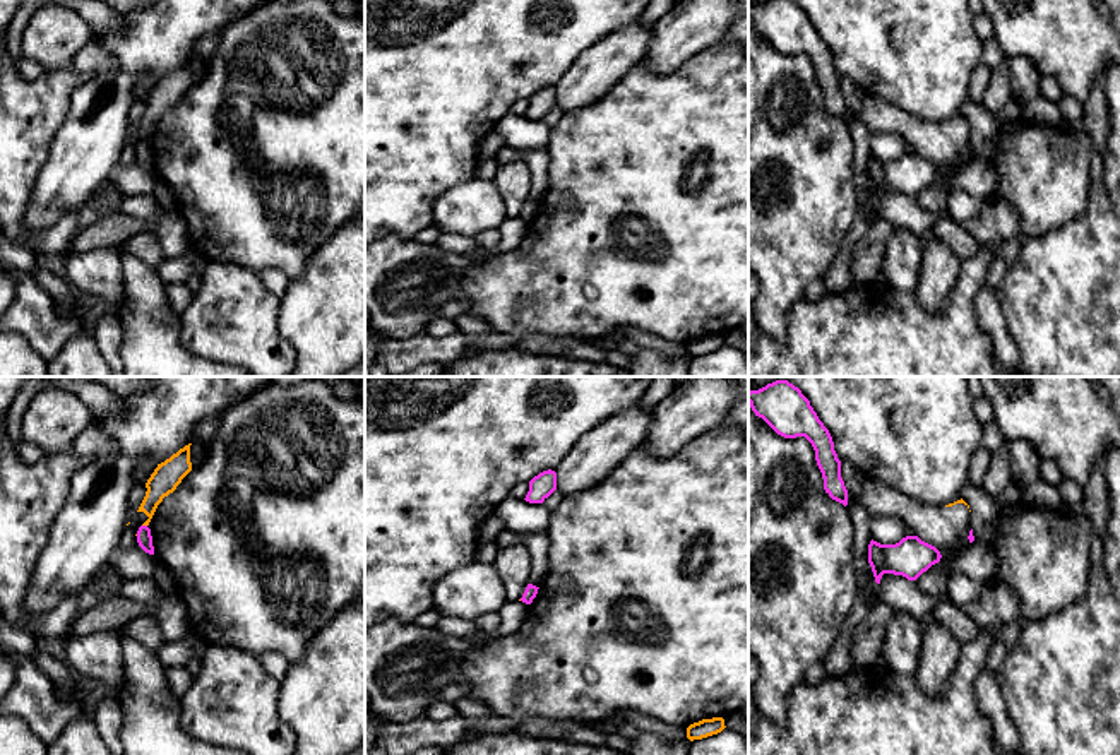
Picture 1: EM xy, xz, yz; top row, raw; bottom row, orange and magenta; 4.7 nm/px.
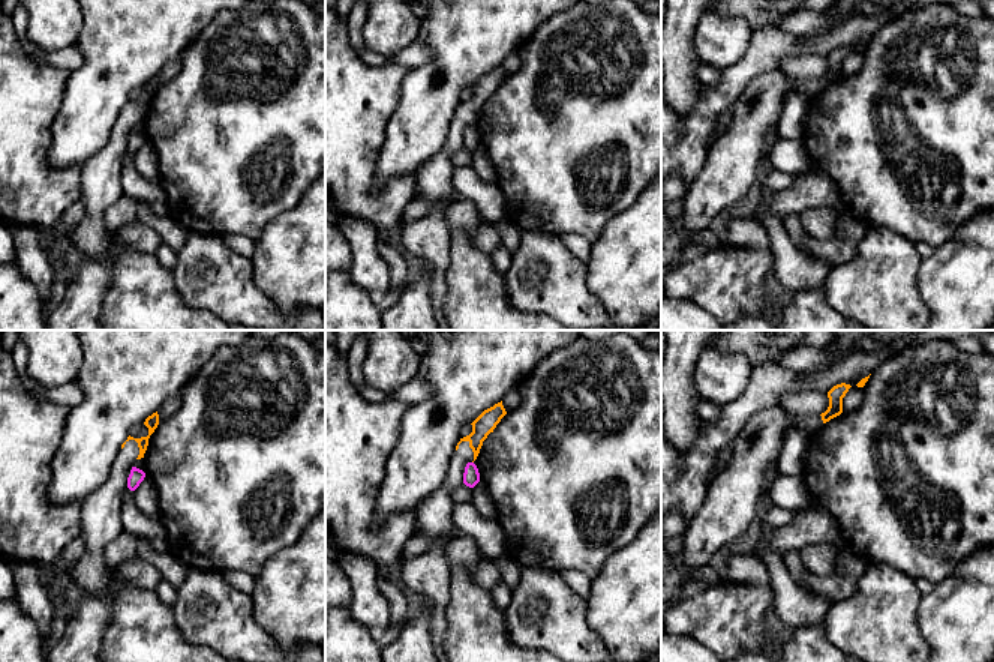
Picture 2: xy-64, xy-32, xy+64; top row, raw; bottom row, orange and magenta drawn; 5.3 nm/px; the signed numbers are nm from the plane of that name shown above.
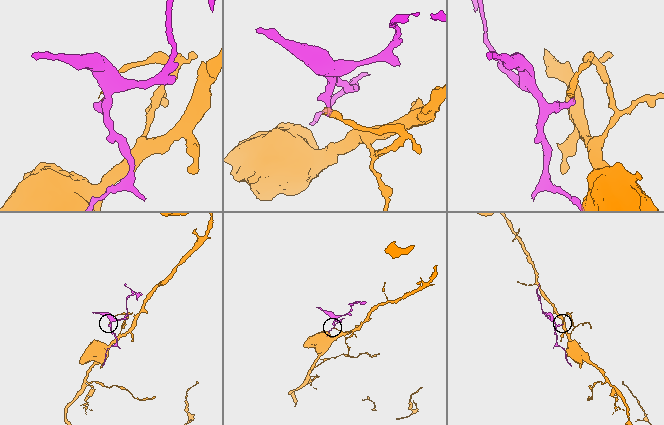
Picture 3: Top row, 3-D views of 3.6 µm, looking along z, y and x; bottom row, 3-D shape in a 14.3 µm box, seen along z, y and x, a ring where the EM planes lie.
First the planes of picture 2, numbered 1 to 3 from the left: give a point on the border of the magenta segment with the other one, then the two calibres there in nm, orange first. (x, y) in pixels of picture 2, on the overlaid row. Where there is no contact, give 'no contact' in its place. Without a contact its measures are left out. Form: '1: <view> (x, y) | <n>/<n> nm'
1: no contact
2: no contact
3: no contact

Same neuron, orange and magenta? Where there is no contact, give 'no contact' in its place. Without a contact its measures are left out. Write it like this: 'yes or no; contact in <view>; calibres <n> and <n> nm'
no; contact in xy; calibres 140 and 70 nm

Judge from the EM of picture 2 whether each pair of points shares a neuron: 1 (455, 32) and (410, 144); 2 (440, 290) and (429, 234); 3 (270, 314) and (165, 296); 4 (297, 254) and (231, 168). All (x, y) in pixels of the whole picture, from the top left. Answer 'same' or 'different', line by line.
1: same
2: same
3: different
4: different

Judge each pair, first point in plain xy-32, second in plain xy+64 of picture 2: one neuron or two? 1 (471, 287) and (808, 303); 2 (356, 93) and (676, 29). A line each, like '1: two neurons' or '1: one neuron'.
1: one neuron
2: two neurons

